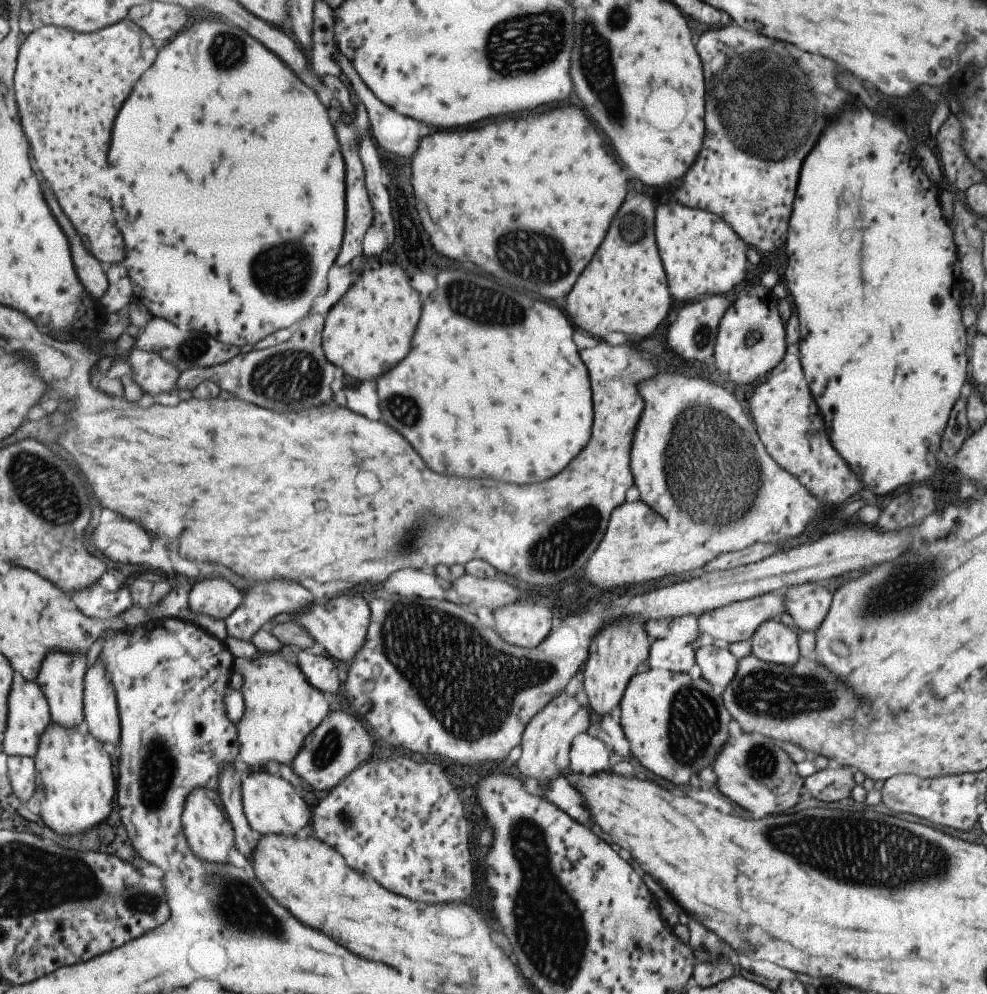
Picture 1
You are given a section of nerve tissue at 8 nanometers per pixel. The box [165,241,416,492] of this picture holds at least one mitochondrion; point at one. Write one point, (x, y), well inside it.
(289, 377)

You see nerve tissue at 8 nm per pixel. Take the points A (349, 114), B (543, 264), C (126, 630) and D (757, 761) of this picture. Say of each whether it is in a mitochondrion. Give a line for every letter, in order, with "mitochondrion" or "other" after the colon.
A: other
B: mitochondrion
C: other
D: mitochondrion

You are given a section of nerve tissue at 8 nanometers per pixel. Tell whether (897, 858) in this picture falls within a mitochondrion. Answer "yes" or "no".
yes

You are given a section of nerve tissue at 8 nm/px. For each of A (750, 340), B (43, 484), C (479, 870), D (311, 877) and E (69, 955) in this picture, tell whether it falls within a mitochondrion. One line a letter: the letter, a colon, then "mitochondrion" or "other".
A: mitochondrion
B: mitochondrion
C: other
D: other
E: other

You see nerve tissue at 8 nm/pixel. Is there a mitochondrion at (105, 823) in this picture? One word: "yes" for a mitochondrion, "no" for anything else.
no

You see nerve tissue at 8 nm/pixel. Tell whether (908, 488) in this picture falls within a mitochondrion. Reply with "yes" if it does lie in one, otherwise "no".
no

